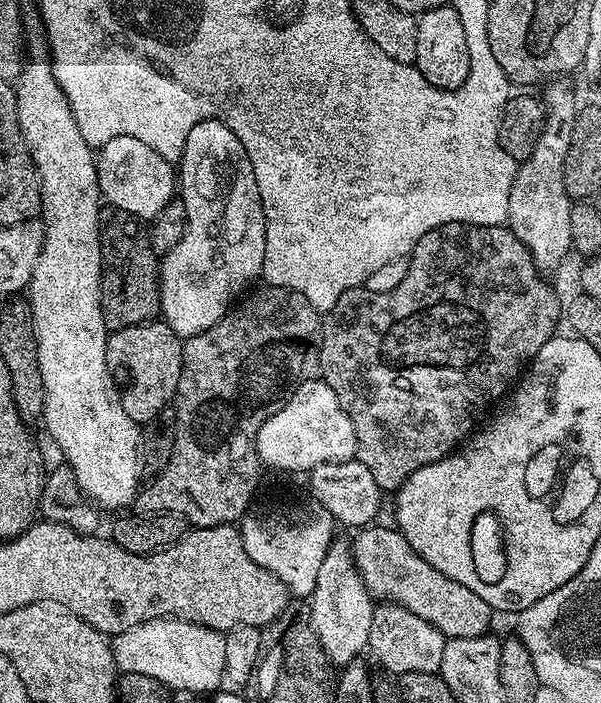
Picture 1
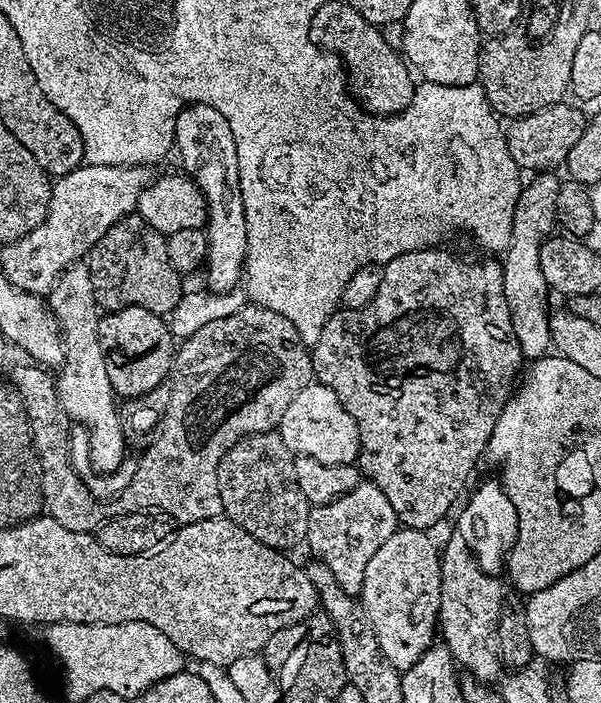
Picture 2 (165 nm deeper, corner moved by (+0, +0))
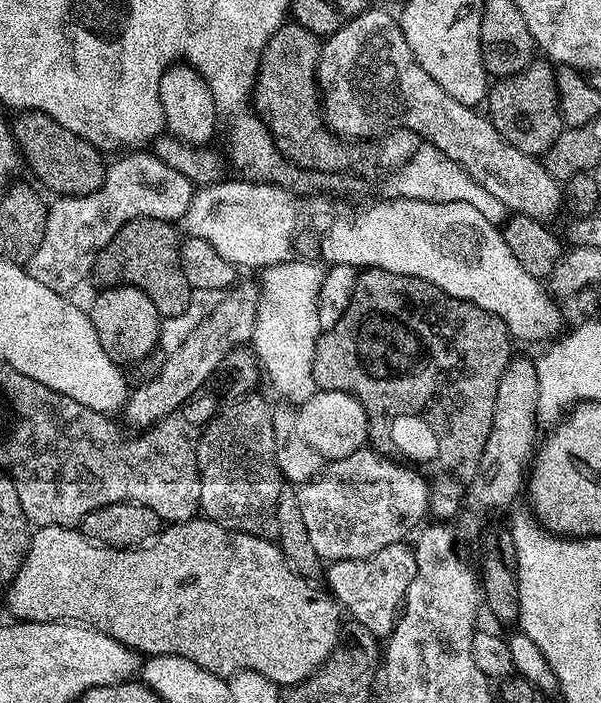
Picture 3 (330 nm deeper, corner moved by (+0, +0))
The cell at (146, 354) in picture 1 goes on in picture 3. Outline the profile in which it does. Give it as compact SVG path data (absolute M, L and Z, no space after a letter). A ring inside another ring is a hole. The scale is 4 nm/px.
M119 284L117 288L104 288L90 307L90 315L98 342L102 342L102 350L106 350L112 360L144 360L152 351L157 351L162 317L154 302L150 302L142 290L125 284Z

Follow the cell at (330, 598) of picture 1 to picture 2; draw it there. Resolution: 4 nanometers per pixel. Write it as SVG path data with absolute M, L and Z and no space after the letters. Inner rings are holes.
M361 482L337 500L317 504L311 509L306 544L312 547L312 556L334 574L343 590L356 594L366 574L366 562L374 558L378 546L382 546L397 527L396 511L386 502L386 494L370 482Z

